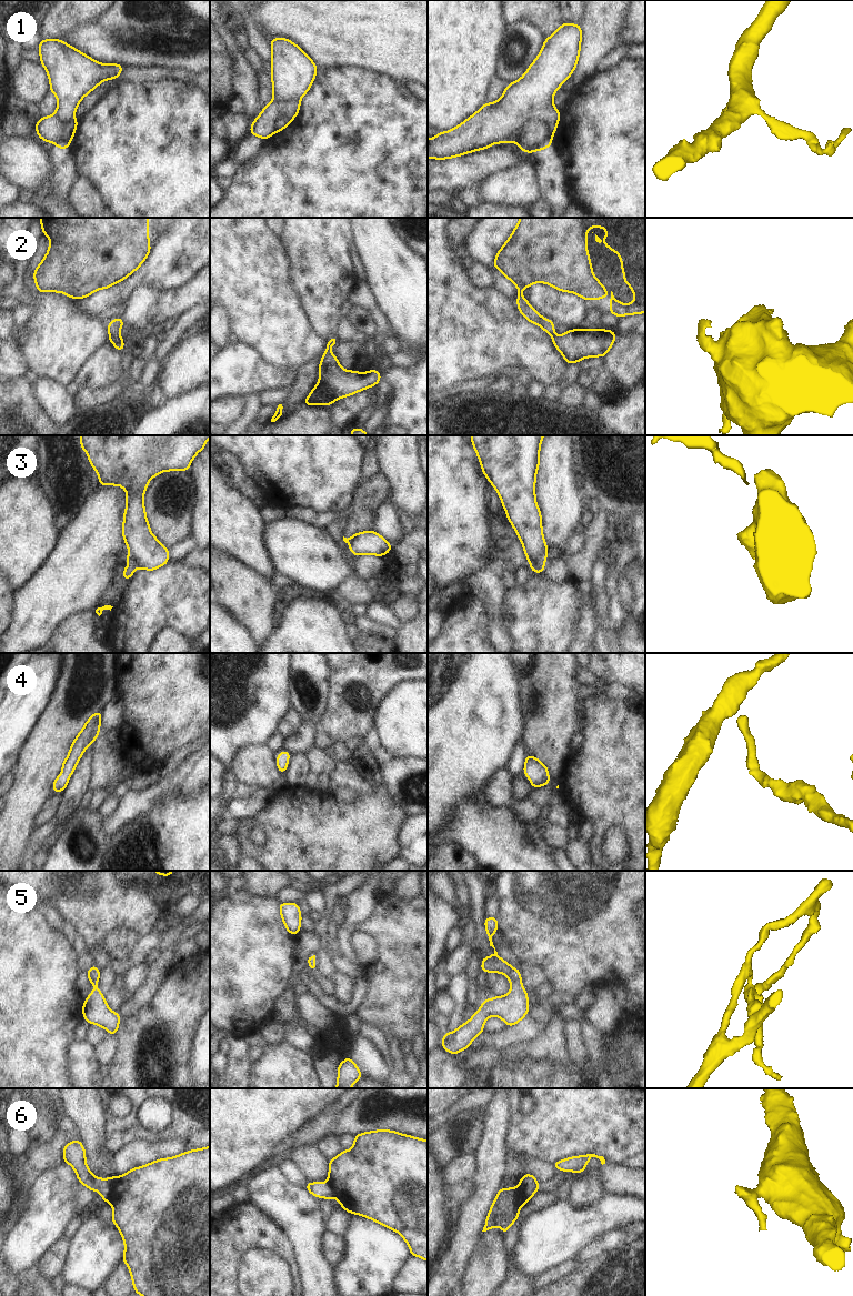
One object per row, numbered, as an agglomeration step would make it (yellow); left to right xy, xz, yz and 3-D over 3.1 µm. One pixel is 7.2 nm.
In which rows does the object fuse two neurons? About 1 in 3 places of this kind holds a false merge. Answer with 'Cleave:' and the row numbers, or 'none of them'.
Cleave: 1, 2, 3, 6

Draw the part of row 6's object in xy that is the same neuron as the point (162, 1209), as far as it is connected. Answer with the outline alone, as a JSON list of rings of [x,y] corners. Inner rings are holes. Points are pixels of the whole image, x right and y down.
[[[210,1146],[184,1152],[171,1158],[160,1158],[116,1177],[108,1203],[113,1207],[112,1223],[118,1227],[124,1242],[122,1260],[129,1267],[137,1294],[141,1296],[210,1296]]]

